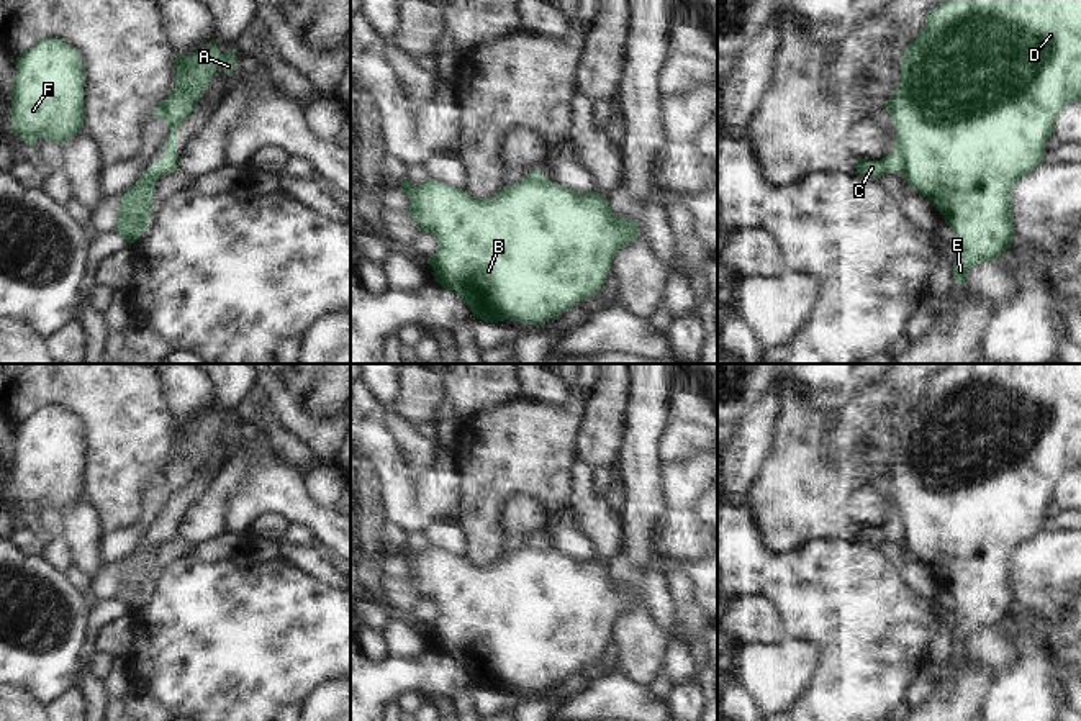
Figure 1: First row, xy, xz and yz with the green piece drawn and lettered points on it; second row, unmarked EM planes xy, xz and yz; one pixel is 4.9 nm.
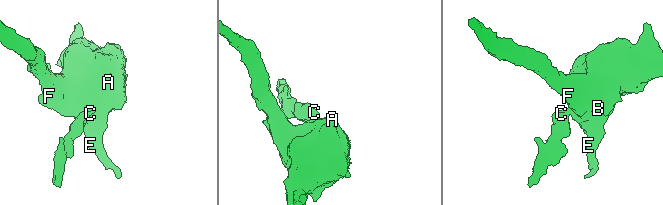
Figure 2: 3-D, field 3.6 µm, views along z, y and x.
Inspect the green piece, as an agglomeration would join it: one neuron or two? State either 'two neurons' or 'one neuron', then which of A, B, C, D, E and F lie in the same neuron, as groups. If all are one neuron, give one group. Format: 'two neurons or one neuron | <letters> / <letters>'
two neurons | A B D E F / C

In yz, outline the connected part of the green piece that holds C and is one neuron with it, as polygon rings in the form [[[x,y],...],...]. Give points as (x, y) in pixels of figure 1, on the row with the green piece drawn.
[[[891,151],[880,161],[858,161],[857,174],[863,177],[876,179],[884,174],[902,174],[906,169],[906,159],[902,154]]]

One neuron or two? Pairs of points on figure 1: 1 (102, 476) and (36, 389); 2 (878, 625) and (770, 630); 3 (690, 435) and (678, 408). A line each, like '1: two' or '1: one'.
1: one
2: two
3: two

